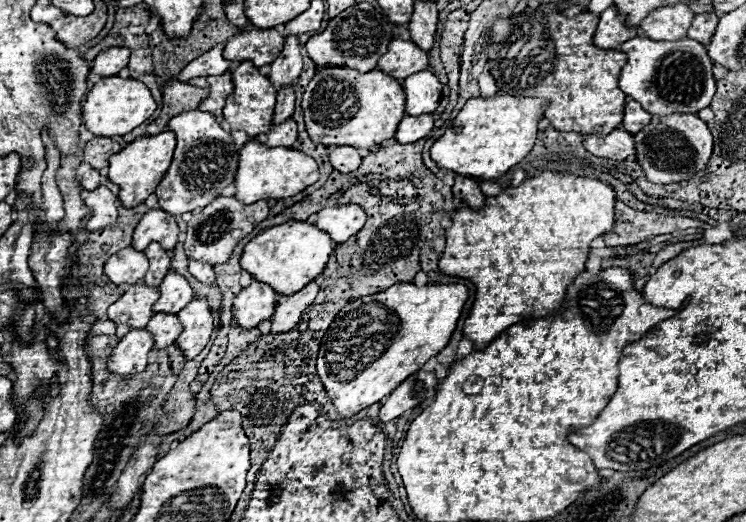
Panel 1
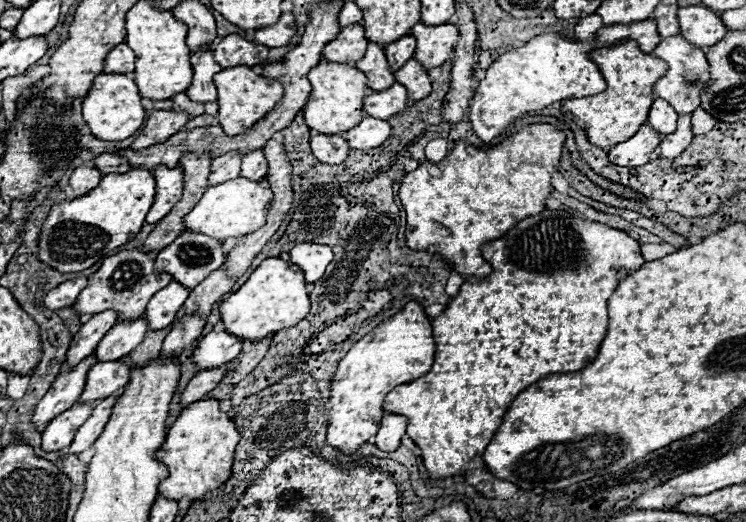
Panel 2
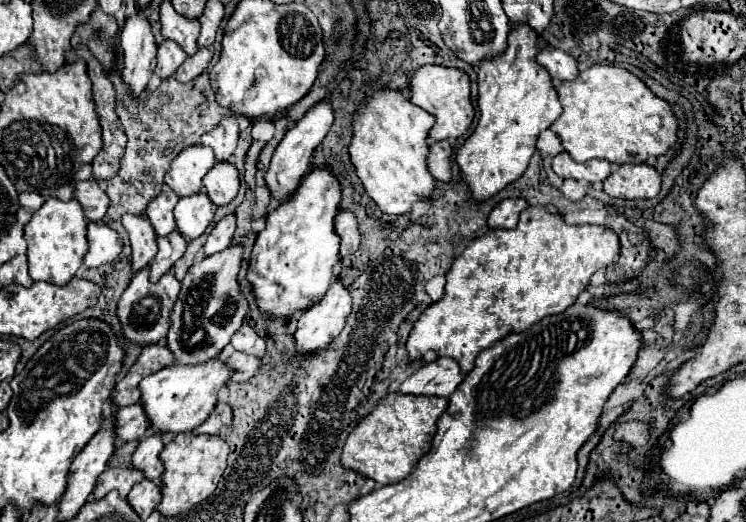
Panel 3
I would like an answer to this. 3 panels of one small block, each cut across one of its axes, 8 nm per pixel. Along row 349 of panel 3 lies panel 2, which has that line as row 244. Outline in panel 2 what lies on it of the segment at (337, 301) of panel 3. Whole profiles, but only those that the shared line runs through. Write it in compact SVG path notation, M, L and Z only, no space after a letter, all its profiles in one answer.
M302 242L290 250L290 262L298 264L304 270L306 282L318 282L324 276L332 258L334 254L330 246L316 242Z

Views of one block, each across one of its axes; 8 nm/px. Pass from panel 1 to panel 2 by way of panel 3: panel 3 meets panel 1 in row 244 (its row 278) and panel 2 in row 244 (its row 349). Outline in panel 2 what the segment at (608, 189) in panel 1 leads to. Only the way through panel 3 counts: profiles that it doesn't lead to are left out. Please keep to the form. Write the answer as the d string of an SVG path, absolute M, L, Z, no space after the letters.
M532 124L524 126L520 132L508 136L504 142L490 150L474 148L472 144L458 142L454 150L438 164L432 162L420 162L420 166L414 172L408 172L402 178L398 196L402 200L402 206L406 210L406 242L412 250L426 250L428 246L434 246L440 256L444 256L444 262L450 270L458 272L464 280L470 276L486 278L490 276L492 268L482 258L482 246L490 240L498 240L498 236L504 236L518 220L524 220L526 216L538 216L546 206L546 198L552 194L552 176L558 172L562 148L564 148L564 132L556 130L550 124Z

